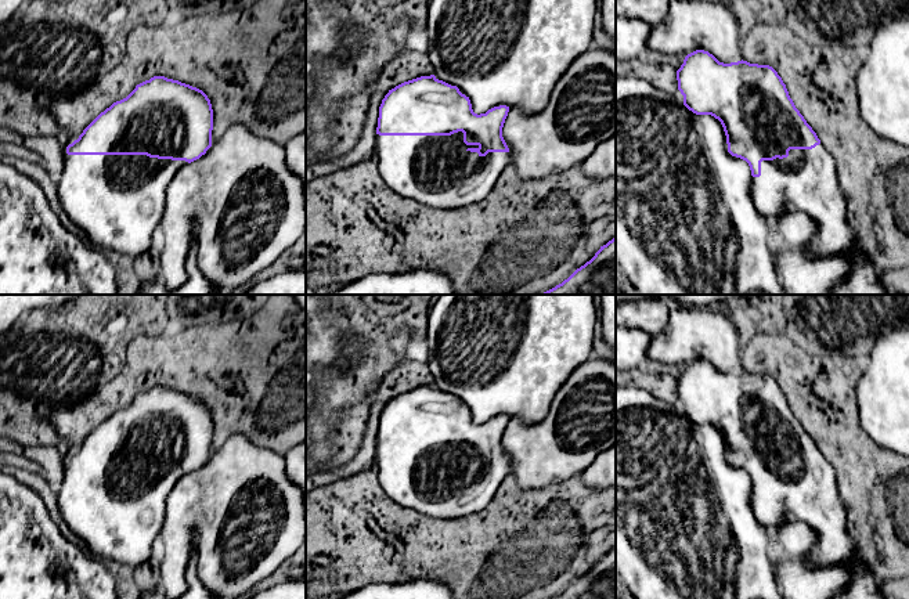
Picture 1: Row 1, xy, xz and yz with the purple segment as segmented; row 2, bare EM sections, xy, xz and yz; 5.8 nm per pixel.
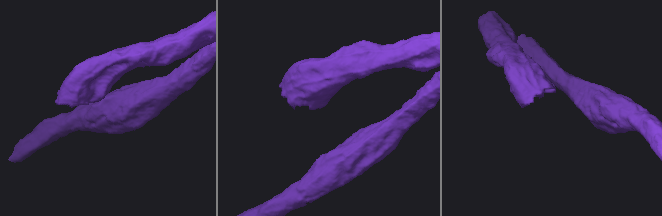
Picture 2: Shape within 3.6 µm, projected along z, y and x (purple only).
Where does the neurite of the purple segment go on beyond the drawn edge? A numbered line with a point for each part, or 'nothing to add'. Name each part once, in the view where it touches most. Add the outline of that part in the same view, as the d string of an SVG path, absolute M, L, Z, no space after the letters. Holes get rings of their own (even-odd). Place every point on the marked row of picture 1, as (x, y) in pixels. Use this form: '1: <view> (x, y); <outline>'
1: xz (436, 170); M462 131L451 136L376 134L375 138L375 158L383 181L401 196L411 198L425 206L439 209L455 209L480 202L490 194L499 176L512 163L511 152L488 152L486 156L480 156L477 152L470 152L470 148L479 148L479 145L466 145L463 142Z

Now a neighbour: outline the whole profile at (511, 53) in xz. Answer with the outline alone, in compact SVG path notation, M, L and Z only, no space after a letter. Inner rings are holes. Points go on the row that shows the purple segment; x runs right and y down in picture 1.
M430 0L426 21L430 48L426 54L436 79L457 86L470 100L475 113L506 105L534 115L547 107L560 76L591 48L598 12L596 0Z

